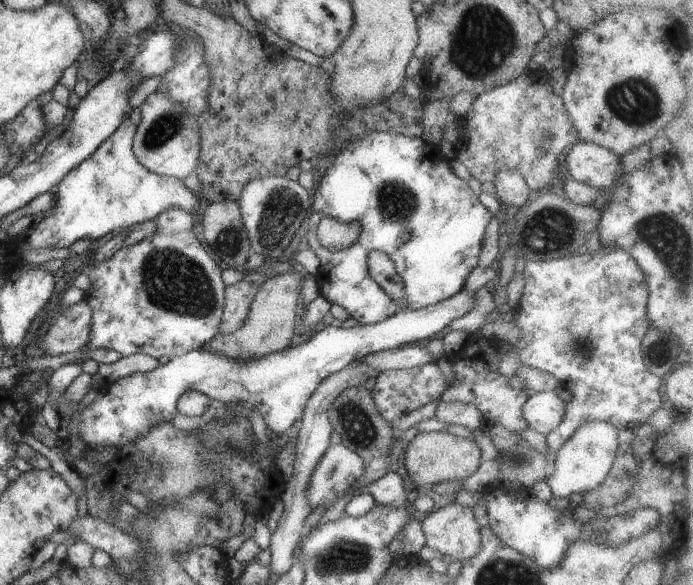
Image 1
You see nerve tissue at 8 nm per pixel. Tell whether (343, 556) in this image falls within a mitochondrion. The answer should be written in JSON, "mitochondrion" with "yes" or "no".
{"mitochondrion":"yes"}

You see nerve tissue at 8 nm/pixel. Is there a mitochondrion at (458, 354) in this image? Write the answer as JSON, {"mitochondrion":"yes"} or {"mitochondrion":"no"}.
{"mitochondrion":"no"}

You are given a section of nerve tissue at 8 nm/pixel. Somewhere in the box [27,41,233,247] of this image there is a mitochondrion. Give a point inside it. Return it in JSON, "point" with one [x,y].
{"point":[168,124]}

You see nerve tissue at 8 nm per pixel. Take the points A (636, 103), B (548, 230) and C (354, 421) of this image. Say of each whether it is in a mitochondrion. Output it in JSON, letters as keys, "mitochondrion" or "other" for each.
{"A":"mitochondrion","B":"mitochondrion","C":"mitochondrion"}

